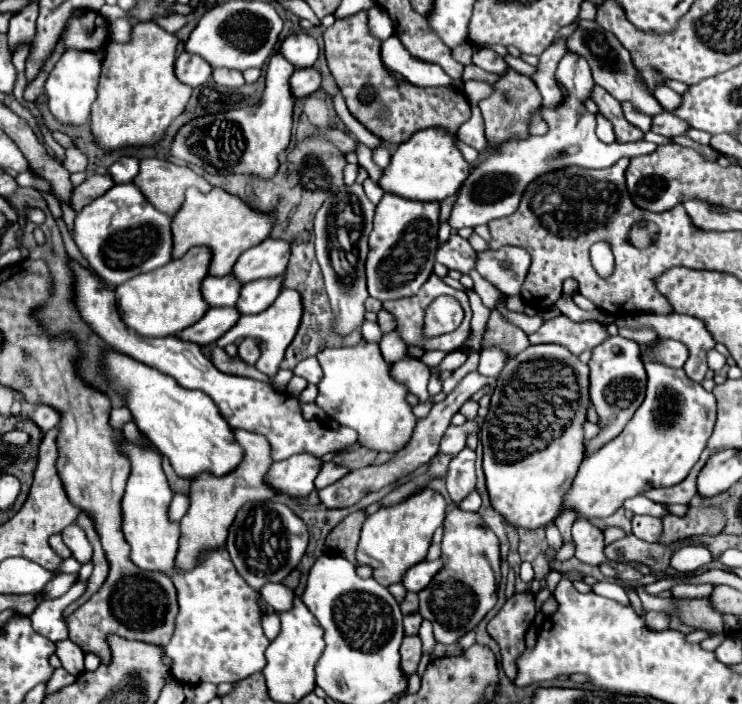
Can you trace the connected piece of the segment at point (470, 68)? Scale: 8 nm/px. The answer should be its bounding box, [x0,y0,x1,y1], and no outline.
[462,64,500,82]

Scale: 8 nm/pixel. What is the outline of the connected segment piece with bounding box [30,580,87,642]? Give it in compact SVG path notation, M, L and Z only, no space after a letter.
M86 581L76 582L61 597L56 599L43 599L38 608L32 612L30 620L38 634L50 638L50 640L66 640L68 628L64 622L64 611L68 605L78 599L86 589Z

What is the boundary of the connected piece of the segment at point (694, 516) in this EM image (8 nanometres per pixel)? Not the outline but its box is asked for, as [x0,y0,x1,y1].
[660,508,724,544]

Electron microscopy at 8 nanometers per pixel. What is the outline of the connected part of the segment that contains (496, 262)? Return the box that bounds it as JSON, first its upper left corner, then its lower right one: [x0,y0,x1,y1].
[476,246,530,296]

